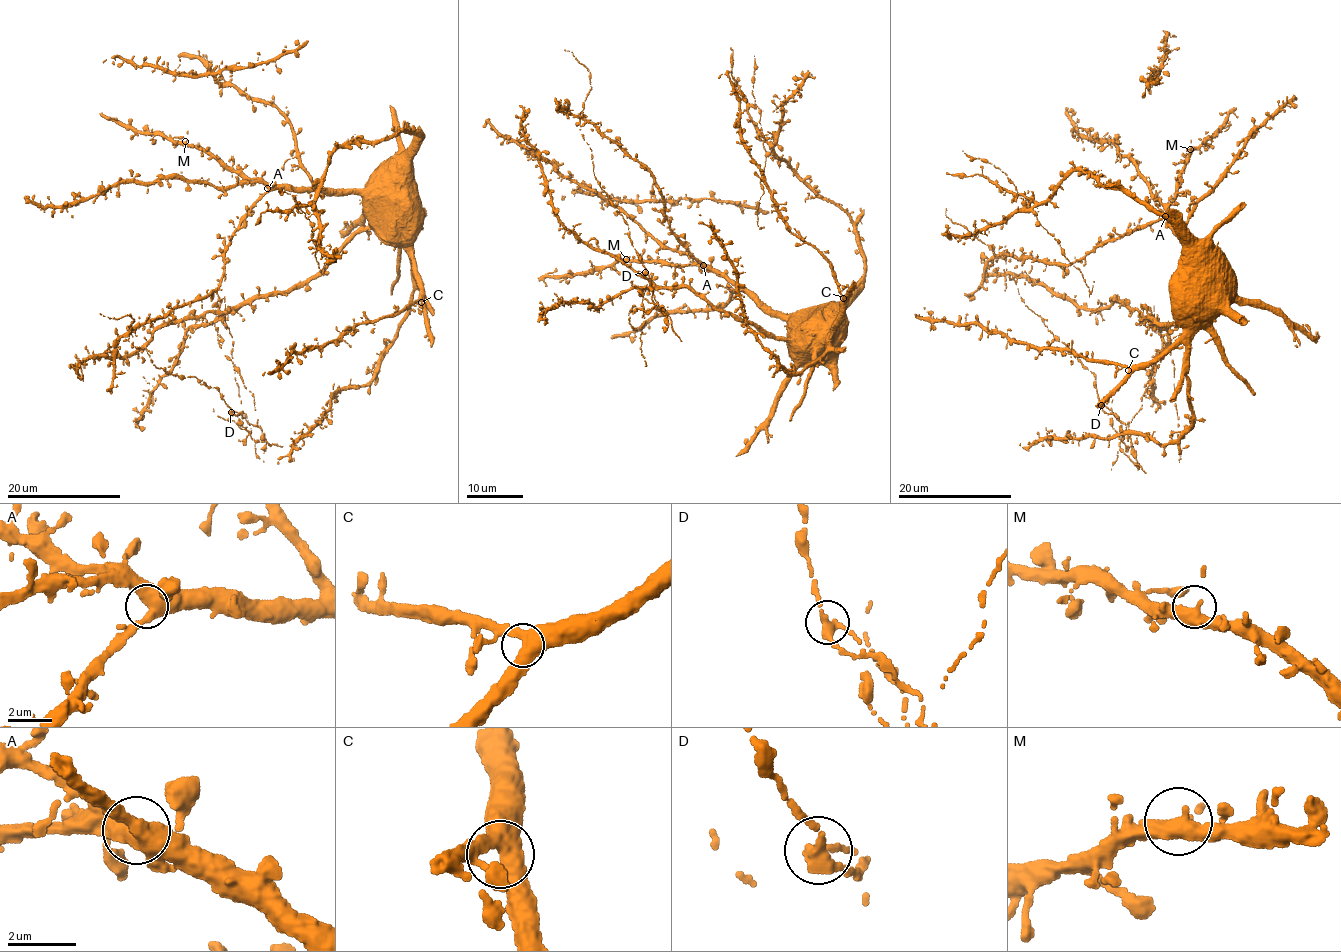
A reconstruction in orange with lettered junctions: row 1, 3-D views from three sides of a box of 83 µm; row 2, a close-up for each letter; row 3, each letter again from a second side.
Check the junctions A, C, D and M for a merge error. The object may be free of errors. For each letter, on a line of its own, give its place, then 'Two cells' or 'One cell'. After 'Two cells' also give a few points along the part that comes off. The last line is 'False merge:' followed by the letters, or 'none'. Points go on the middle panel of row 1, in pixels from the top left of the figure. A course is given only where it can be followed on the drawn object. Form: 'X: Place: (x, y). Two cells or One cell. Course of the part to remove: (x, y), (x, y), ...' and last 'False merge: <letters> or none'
A: Place: (703, 265). One cell
C: Place: (843, 298). One cell
D: Place: (645, 272). Two cells. Course of the part to remove: (645, 272), (653, 304), (665, 309), (643, 311), (635, 306), (628, 313), (637, 330)
M: Place: (626, 259). One cell
False merge: D

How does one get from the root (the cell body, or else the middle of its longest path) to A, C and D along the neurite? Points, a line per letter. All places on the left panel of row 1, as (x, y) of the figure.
A: (409, 226), (411, 221), (392, 220), (368, 197), (290, 187), (267, 188)
C: (409, 226), (411, 221), (411, 257), (421, 278), (421, 302)
D: (409, 226), (355, 194), (286, 187), (260, 198), (214, 291), (131, 334), (155, 367), (202, 379), (230, 411)

